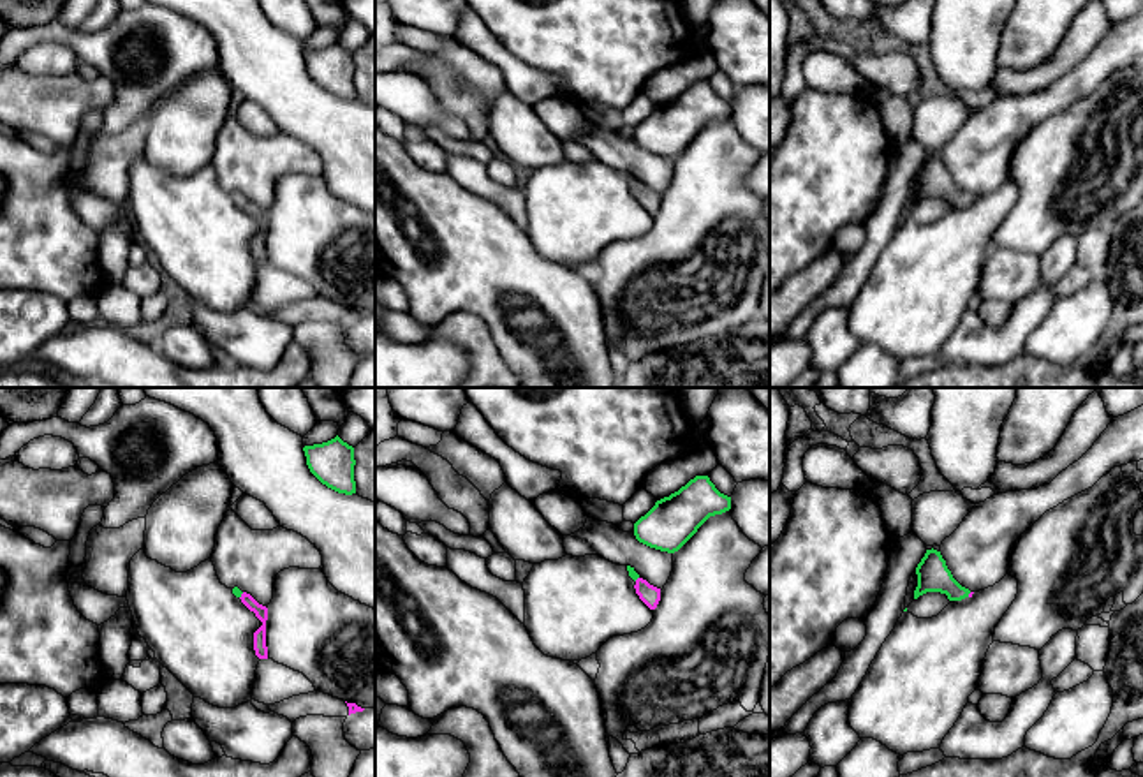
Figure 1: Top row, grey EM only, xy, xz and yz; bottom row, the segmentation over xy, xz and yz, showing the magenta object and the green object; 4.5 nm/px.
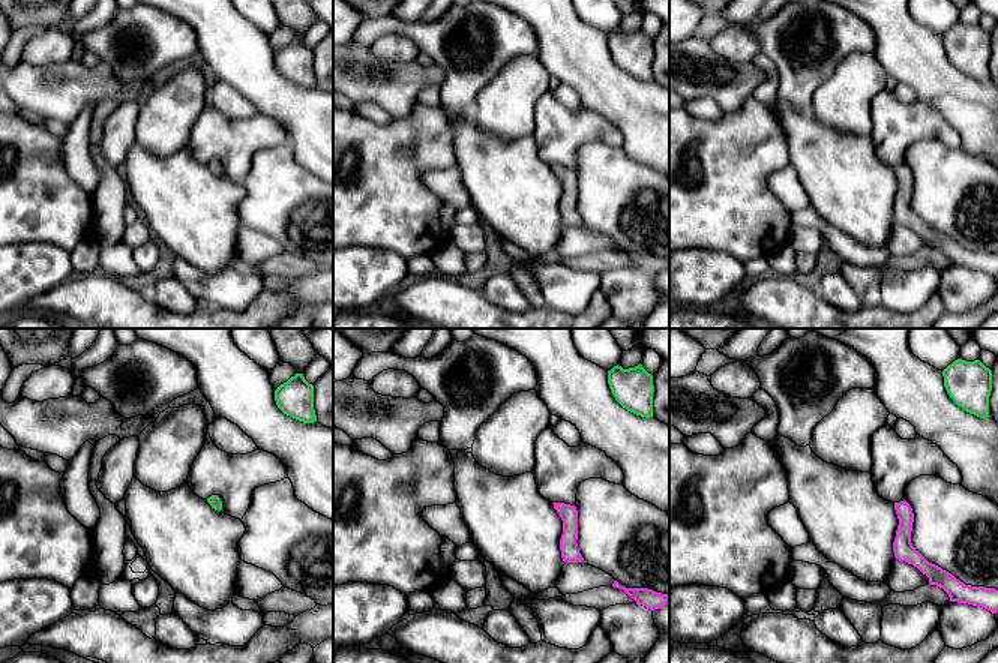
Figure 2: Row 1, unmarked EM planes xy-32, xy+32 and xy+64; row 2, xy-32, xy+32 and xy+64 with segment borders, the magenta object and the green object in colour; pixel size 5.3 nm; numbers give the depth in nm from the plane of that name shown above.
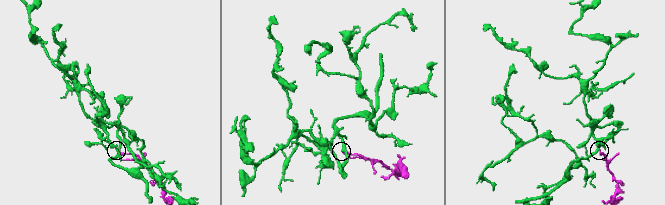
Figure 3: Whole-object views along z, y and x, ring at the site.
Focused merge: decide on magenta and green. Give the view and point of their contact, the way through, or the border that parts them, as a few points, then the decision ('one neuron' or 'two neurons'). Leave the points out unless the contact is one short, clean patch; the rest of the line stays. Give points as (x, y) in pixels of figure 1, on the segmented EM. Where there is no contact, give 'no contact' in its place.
meets magenta in xy at (242, 596); runs through xy (261, 612), (242, 596), (236, 591); one neuron

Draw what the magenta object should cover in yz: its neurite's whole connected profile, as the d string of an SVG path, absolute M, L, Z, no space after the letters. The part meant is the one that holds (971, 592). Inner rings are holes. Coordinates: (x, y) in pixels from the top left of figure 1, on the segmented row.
M933 548L926 550L925 557L916 567L916 574L918 587L914 590L914 599L926 592L946 594L949 601L962 601L965 597L972 597L974 594L953 578L940 551Z

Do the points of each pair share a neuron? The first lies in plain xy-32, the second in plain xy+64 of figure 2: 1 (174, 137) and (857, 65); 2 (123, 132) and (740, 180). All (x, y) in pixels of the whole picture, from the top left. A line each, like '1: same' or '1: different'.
1: same
2: same

